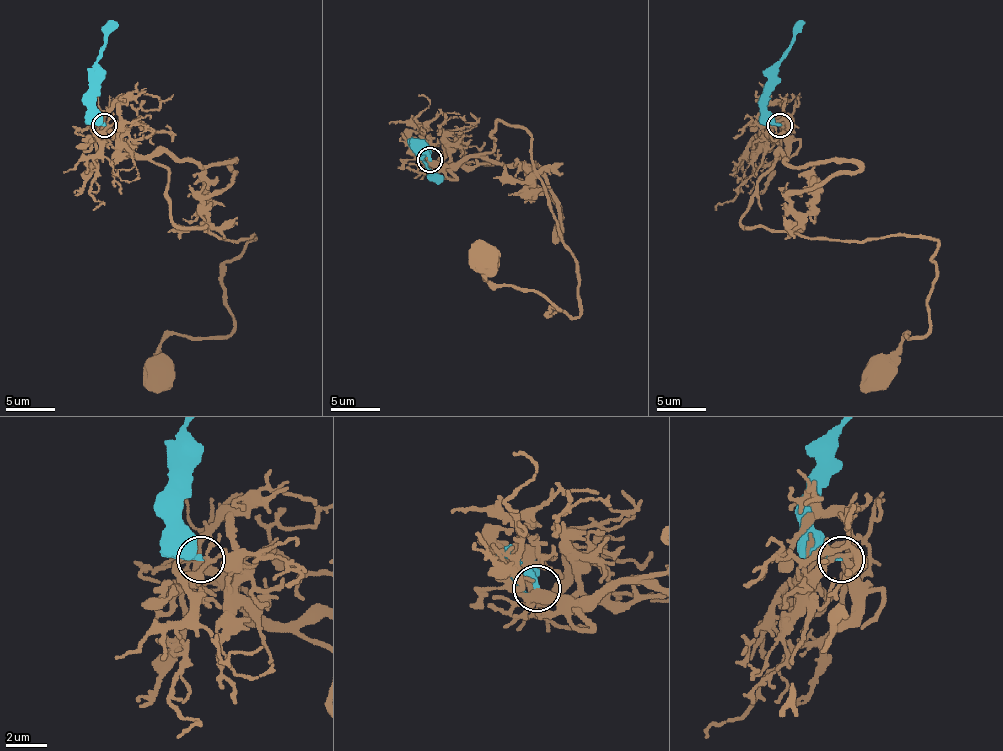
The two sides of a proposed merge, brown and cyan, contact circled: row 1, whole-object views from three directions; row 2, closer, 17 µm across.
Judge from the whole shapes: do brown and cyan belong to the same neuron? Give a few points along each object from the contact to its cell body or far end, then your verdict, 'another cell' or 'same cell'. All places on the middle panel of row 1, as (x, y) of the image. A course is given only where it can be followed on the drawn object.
brown runs (430, 160), (521, 165), (531, 194), (541, 179), (580, 315), (497, 285), (487, 261); cyan runs (430, 160), (430, 155), (420, 145), (420, 157), (438, 184); another cell

